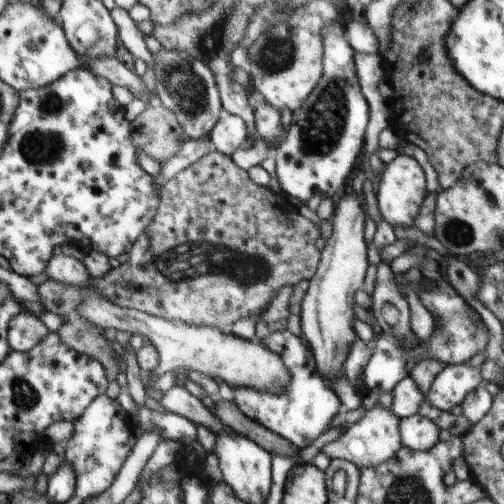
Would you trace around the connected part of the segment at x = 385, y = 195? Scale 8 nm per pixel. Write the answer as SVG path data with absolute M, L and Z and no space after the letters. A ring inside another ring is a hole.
M399 154L392 162L386 164L380 184L378 184L376 198L383 220L394 228L411 228L420 214L420 208L427 193L424 170L418 161L411 156Z

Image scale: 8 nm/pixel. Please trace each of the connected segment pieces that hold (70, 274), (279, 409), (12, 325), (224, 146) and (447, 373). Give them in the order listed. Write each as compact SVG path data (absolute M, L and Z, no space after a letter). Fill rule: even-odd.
M58 254L48 260L44 274L50 280L66 284L66 286L90 286L92 277L81 259Z
M288 329L274 332L261 340L262 346L280 356L284 366L290 370L290 384L282 394L272 396L270 392L258 392L254 388L232 388L234 400L250 420L265 426L270 432L289 440L297 449L310 446L320 434L325 432L332 418L341 410L342 402L338 395L323 381L317 371L316 359L304 345L304 340L292 334Z
M24 311L10 320L7 339L12 351L28 352L44 340L44 336L49 332L45 322L36 315Z
M222 109L218 122L209 134L213 149L231 156L247 141L247 126L239 116Z
M466 364L448 365L432 381L427 400L432 406L451 412L454 406L462 404L468 392L483 384L480 368Z

